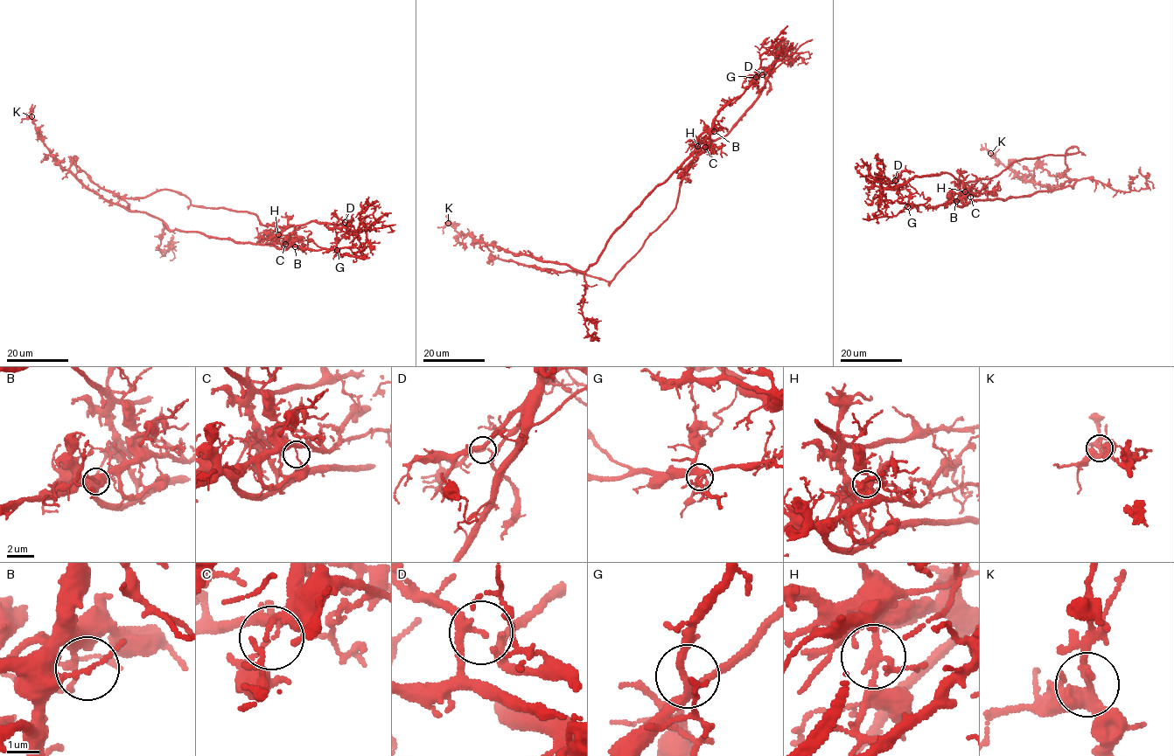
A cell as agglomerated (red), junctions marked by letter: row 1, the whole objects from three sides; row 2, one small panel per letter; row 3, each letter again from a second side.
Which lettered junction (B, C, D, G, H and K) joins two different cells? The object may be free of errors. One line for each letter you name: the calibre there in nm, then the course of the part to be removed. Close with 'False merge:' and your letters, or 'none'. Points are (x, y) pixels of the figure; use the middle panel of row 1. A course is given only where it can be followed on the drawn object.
H: calibre 160 nm; course (697, 146), (704, 142), (683, 177), (674, 210), (610, 282), (569, 271), (538, 269), (498, 258), (487, 263)
False merge: H

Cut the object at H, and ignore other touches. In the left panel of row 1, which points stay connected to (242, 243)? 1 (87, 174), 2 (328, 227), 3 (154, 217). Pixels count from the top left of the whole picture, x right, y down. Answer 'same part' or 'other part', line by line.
1: other part
2: other part
3: same part

